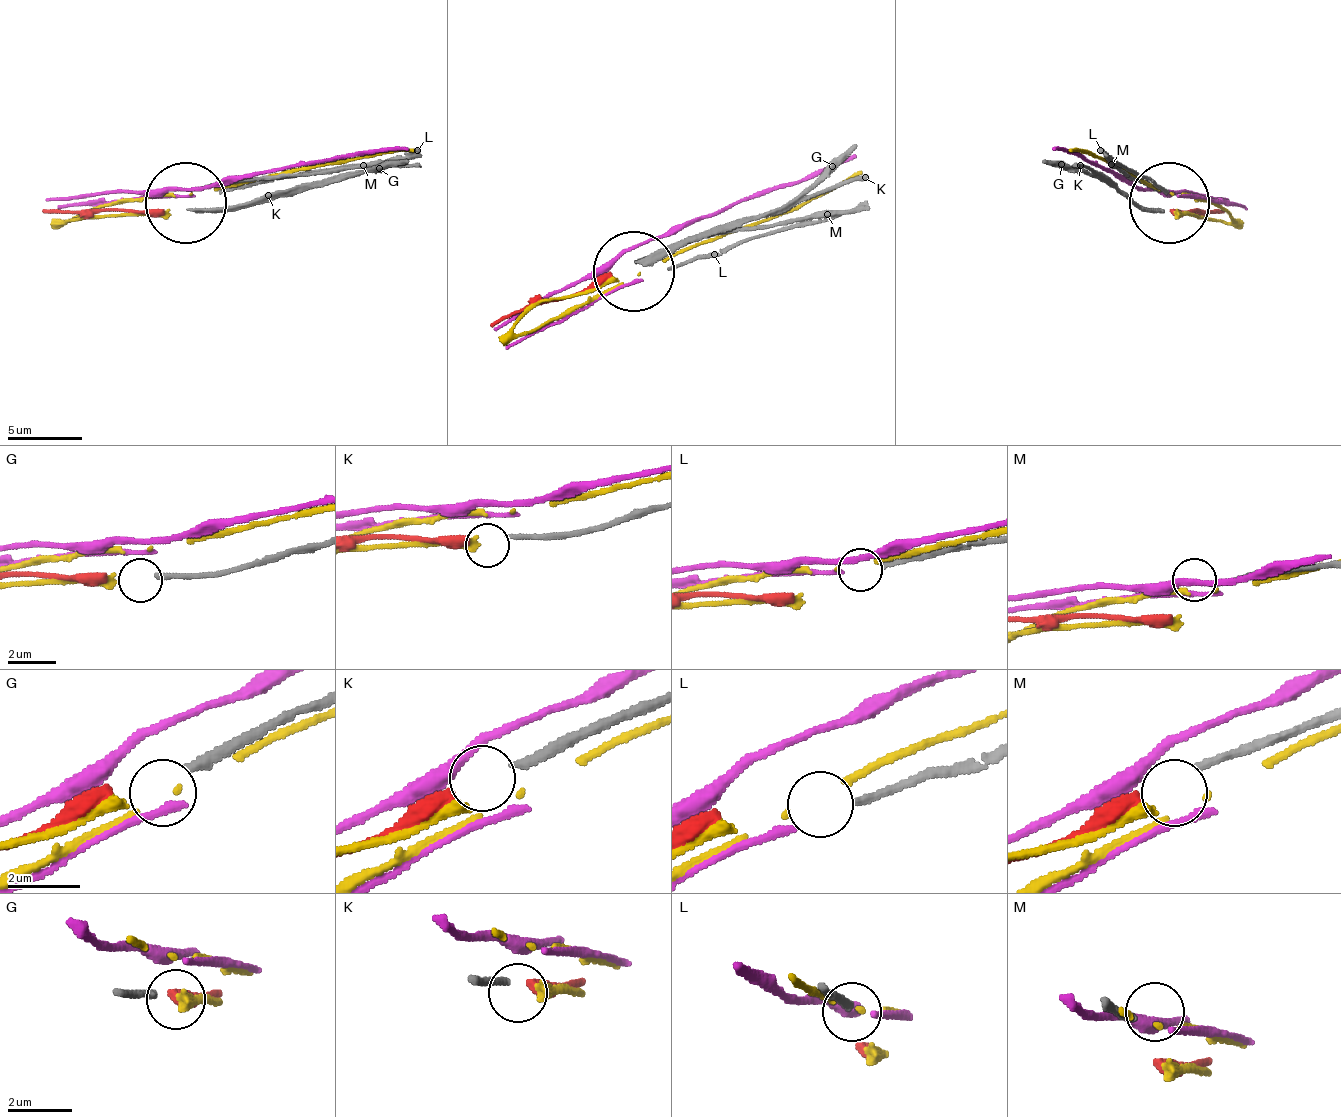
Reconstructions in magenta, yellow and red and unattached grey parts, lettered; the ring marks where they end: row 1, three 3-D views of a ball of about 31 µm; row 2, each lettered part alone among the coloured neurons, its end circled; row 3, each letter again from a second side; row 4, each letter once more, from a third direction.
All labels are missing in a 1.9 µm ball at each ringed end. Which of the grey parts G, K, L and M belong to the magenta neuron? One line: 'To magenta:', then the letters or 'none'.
To magenta: L

